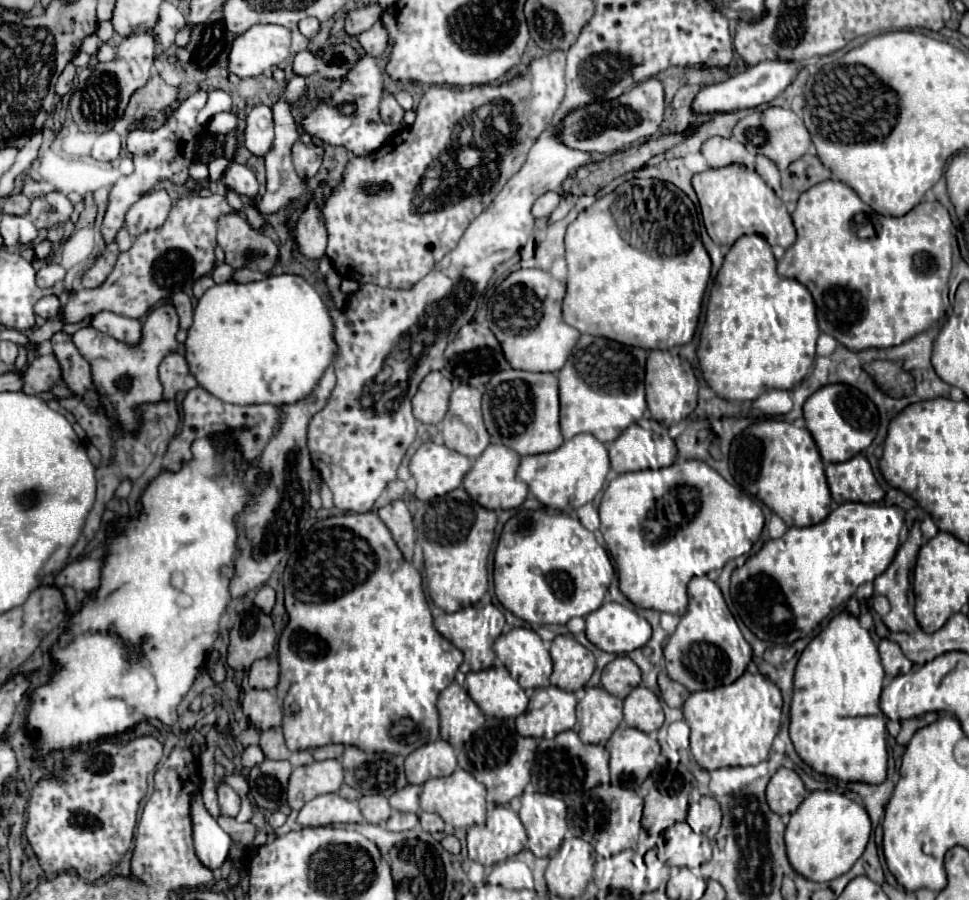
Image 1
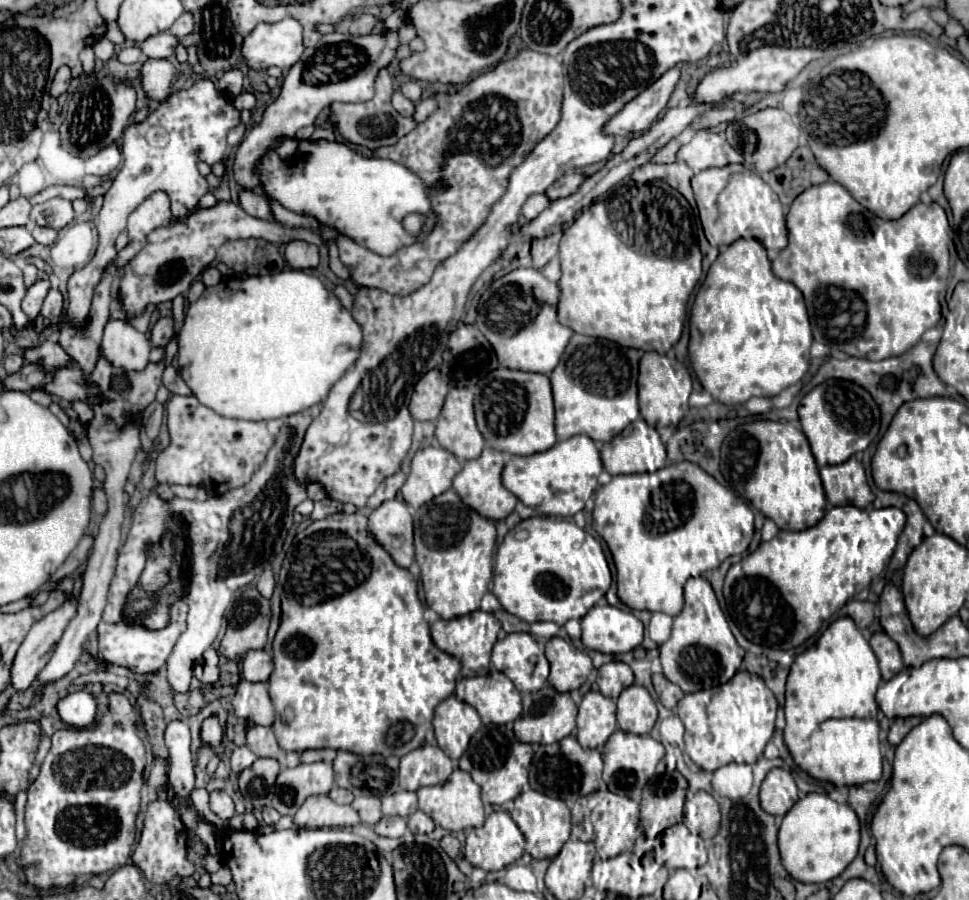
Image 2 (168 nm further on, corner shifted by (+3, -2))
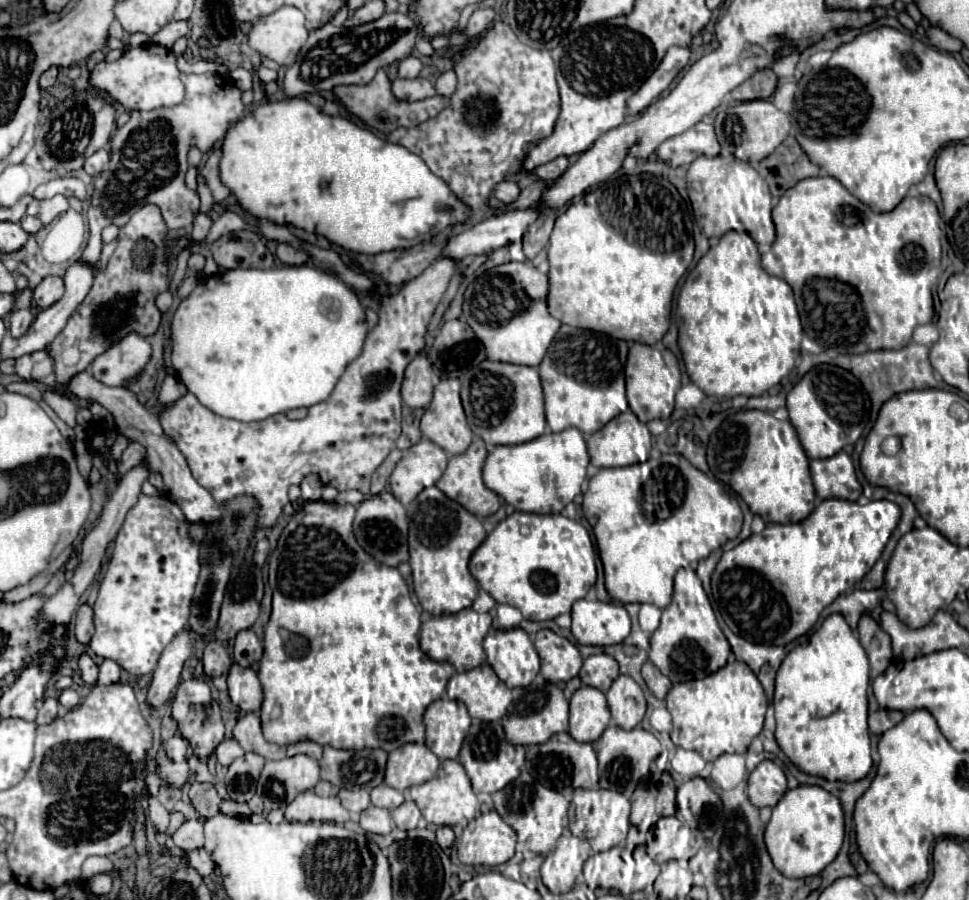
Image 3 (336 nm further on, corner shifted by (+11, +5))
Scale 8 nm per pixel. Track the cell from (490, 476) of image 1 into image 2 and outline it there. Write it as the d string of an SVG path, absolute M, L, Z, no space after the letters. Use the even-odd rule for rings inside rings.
M487 446L487 448L481 452L479 458L467 460L467 462L463 464L461 472L459 472L459 474L455 476L455 480L453 480L453 490L459 494L459 498L461 498L467 506L475 508L475 512L479 512L483 518L493 520L493 522L507 518L507 516L513 512L515 504L517 504L517 498L501 484L503 466L505 466L505 456L503 456L503 452L493 450L493 448Z

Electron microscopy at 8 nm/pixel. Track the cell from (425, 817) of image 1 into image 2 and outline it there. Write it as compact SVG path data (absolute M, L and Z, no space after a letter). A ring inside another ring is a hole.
M417 810L415 814L411 814L409 820L407 820L407 824L409 824L409 830L413 834L431 834L433 828L435 828L433 820L425 812L421 812L421 810Z

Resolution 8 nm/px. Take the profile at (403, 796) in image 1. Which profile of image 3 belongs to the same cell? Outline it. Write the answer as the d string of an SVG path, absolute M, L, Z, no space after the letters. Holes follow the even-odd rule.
M379 785L379 789L371 791L371 805L375 805L375 807L383 807L383 809L393 811L403 801L405 801L403 791L397 791L397 789L389 787L389 785Z

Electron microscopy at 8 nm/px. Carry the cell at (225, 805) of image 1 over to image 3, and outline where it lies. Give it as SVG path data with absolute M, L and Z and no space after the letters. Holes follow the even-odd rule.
M193 783L189 789L189 797L199 815L215 817L219 813L221 797L217 795L217 791L211 783Z

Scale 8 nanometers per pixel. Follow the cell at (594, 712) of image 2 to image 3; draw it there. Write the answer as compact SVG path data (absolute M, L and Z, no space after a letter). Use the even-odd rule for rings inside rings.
M581 685L571 697L569 733L575 741L593 743L609 727L611 715L603 691Z

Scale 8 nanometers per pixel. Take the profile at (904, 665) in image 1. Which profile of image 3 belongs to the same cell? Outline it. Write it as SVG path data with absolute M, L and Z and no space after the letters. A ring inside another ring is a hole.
M869 615L861 617L857 633L859 633L859 641L865 647L867 657L869 657L871 679L875 679L891 663L891 657L893 657L893 653L891 653L891 637Z

